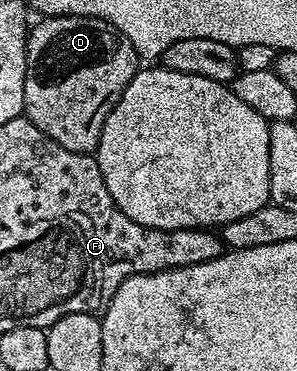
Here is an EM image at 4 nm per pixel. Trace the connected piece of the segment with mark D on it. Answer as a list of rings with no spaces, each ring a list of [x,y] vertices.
[[[48,16],[39,21],[27,38],[24,115],[60,146],[93,153],[108,114],[139,70],[139,54],[124,34],[95,16]]]

